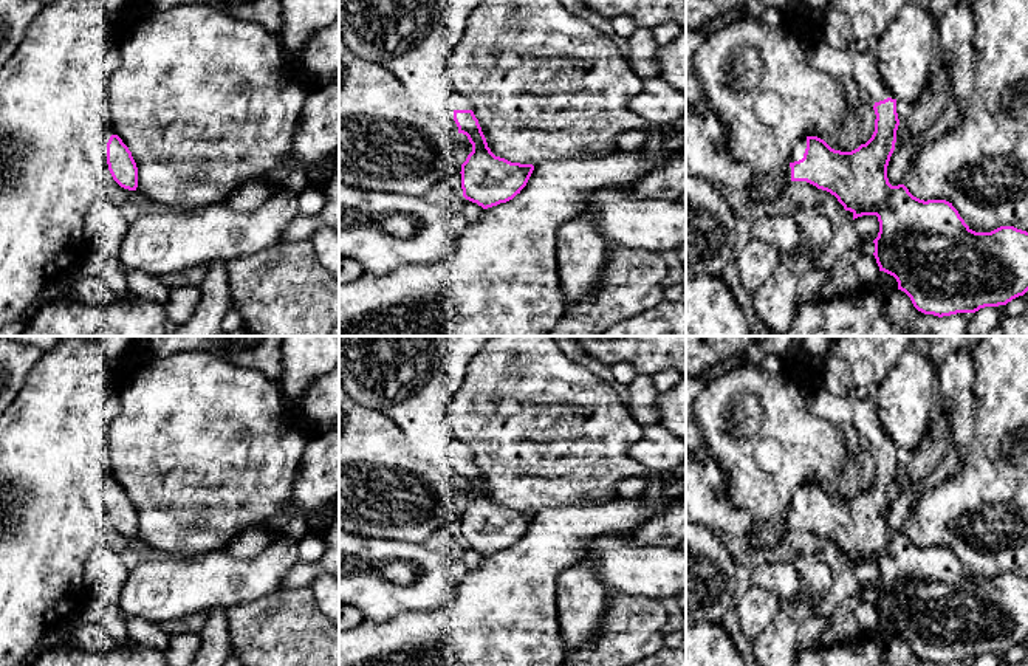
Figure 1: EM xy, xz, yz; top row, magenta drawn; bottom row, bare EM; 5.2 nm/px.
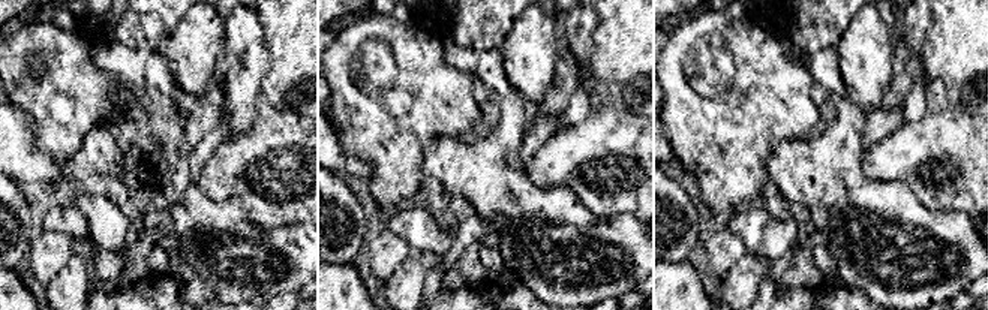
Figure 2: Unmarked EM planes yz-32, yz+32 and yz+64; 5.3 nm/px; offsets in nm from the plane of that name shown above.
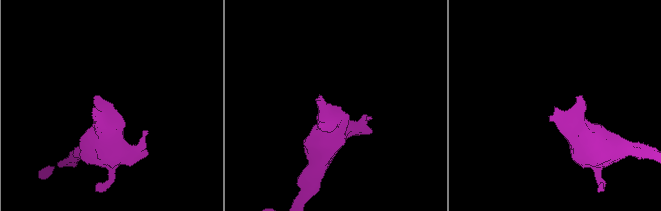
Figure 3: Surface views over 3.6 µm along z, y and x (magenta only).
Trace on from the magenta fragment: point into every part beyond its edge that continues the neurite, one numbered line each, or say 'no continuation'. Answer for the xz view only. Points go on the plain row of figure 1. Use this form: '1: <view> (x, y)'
1: xz (412, 380)

